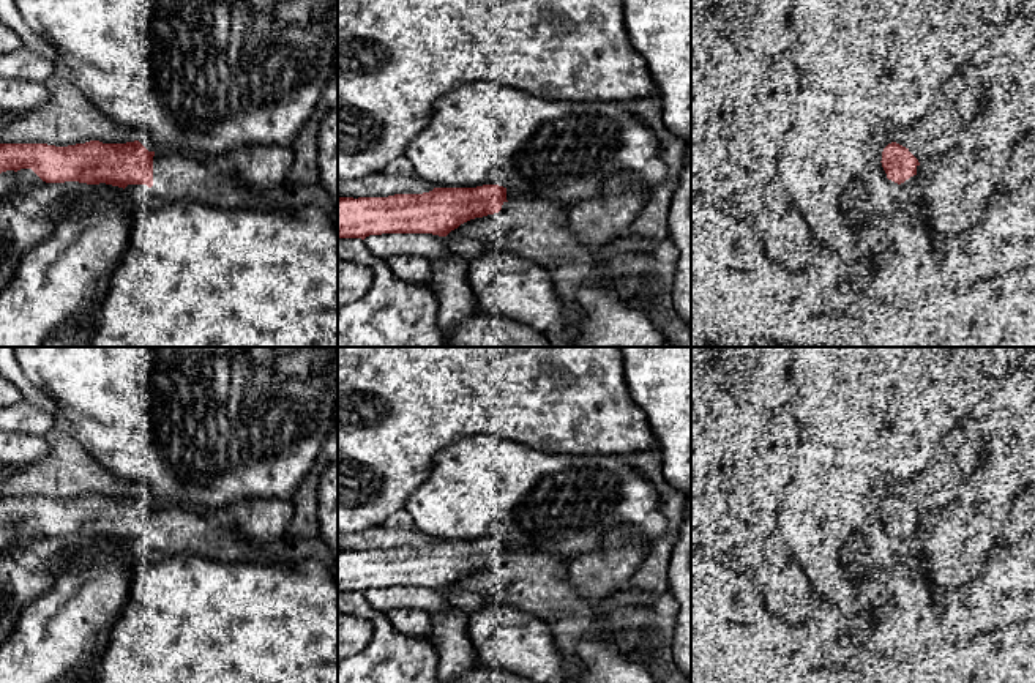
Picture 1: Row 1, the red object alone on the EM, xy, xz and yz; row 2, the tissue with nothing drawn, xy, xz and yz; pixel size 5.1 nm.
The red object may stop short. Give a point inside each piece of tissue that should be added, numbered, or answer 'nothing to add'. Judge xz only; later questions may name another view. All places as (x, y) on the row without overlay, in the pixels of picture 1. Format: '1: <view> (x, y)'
1: xz (511, 551)

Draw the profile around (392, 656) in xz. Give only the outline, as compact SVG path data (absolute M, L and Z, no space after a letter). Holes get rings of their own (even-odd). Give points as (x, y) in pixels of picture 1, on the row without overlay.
M339 592L338 614L368 620L374 628L371 642L360 653L338 662L338 683L439 683L439 653L429 636L399 631L361 592Z

